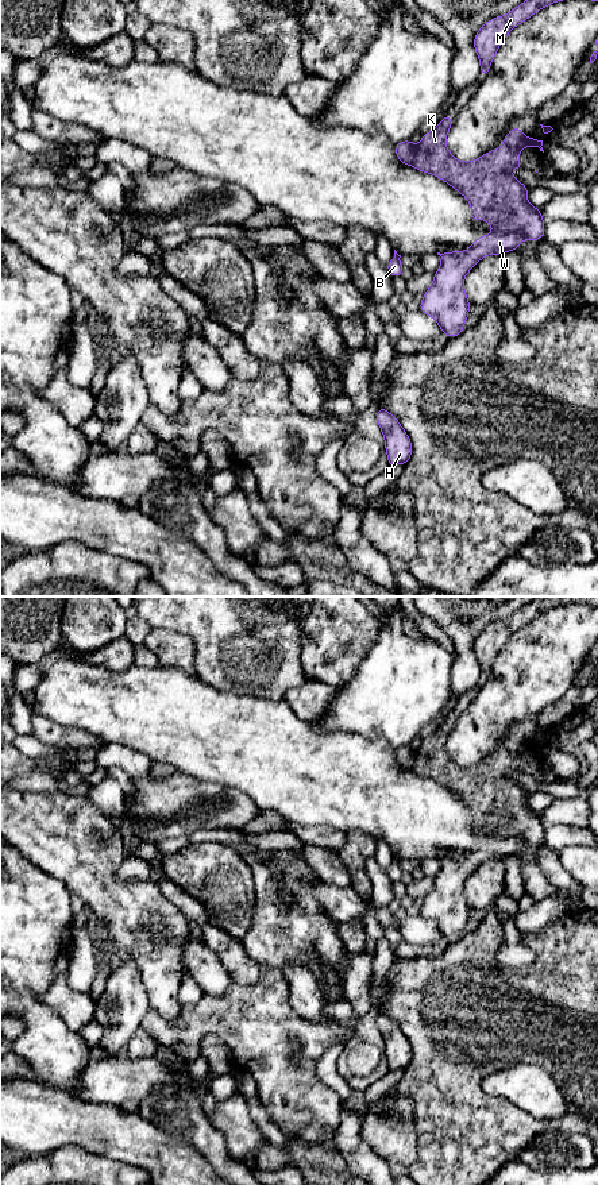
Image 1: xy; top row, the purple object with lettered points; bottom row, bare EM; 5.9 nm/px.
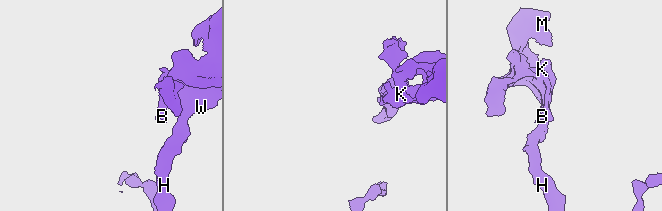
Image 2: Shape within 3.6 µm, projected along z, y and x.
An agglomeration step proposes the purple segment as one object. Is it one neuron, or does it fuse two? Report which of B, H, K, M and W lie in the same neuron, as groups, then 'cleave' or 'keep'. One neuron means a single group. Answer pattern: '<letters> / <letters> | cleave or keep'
B H K M W | keep

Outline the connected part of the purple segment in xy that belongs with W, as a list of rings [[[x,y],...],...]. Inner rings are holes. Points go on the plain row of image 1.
[[[445,719],[432,736],[423,740],[417,750],[410,745],[396,749],[396,759],[401,768],[410,769],[424,777],[431,777],[460,796],[471,808],[471,825],[483,823],[494,833],[490,839],[483,839],[477,844],[467,856],[437,857],[437,860],[441,861],[441,869],[435,877],[432,889],[423,900],[420,915],[427,920],[432,920],[443,938],[448,942],[455,942],[463,937],[463,930],[471,911],[463,891],[466,879],[486,860],[502,860],[508,856],[513,856],[520,852],[522,844],[537,845],[544,842],[545,829],[540,814],[533,812],[526,803],[529,792],[524,791],[509,777],[513,773],[524,772],[518,767],[518,759],[525,750],[539,752],[543,757],[544,754],[541,752],[543,745],[525,742],[524,734],[512,733],[499,753],[486,757],[477,765],[460,767],[445,750],[445,742],[451,730],[452,721]],[[489,814],[494,817],[509,817],[512,823],[506,825],[504,821],[489,819]]]

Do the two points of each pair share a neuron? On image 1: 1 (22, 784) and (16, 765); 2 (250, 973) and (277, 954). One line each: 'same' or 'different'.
1: different
2: different

